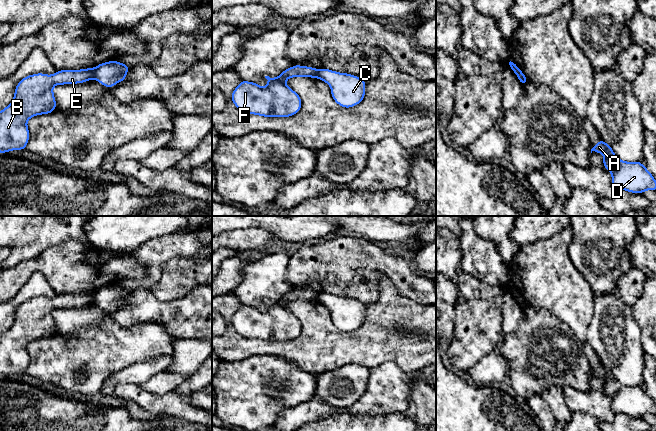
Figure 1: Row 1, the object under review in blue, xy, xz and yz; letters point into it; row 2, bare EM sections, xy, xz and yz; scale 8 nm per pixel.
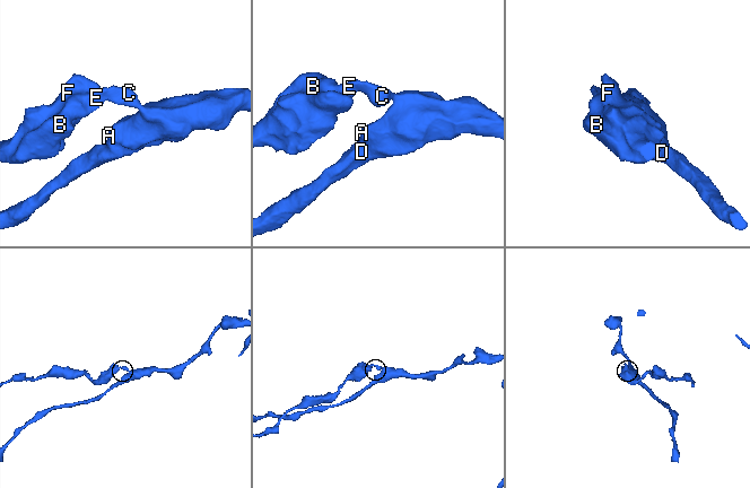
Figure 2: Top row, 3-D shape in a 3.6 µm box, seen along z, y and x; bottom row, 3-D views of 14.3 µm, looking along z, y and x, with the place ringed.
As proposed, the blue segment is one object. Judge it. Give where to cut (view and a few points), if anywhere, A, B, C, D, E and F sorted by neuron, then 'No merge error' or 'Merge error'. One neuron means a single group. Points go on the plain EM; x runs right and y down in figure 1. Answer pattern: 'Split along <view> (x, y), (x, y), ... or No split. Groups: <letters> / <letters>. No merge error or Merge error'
Split along xy (94, 292), (94, 299), (92, 301). Groups: A C D / B E F. Merge error

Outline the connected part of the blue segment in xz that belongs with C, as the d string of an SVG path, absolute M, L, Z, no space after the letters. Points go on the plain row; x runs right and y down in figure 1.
M322 292L317 302L330 310L333 324L341 331L351 332L364 323L366 305L360 301Z

